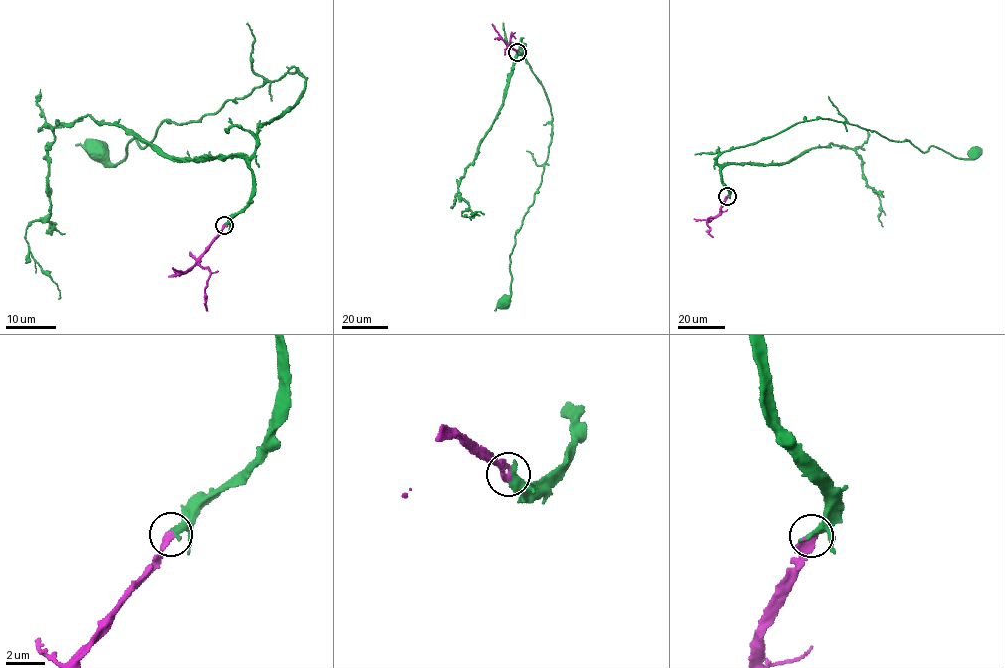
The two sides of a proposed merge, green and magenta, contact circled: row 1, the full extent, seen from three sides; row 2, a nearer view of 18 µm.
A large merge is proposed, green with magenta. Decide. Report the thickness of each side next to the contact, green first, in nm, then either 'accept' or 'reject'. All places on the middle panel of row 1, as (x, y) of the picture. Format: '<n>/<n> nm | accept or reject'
320/320 nm | accept

